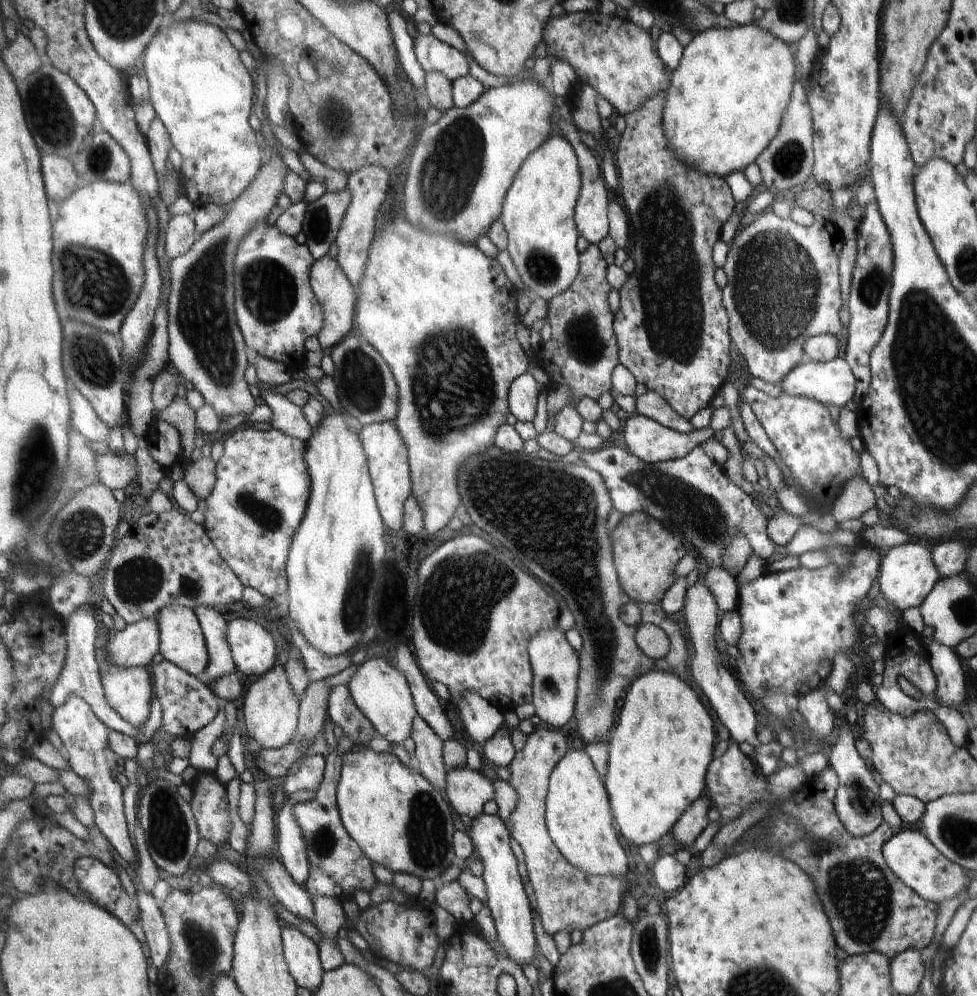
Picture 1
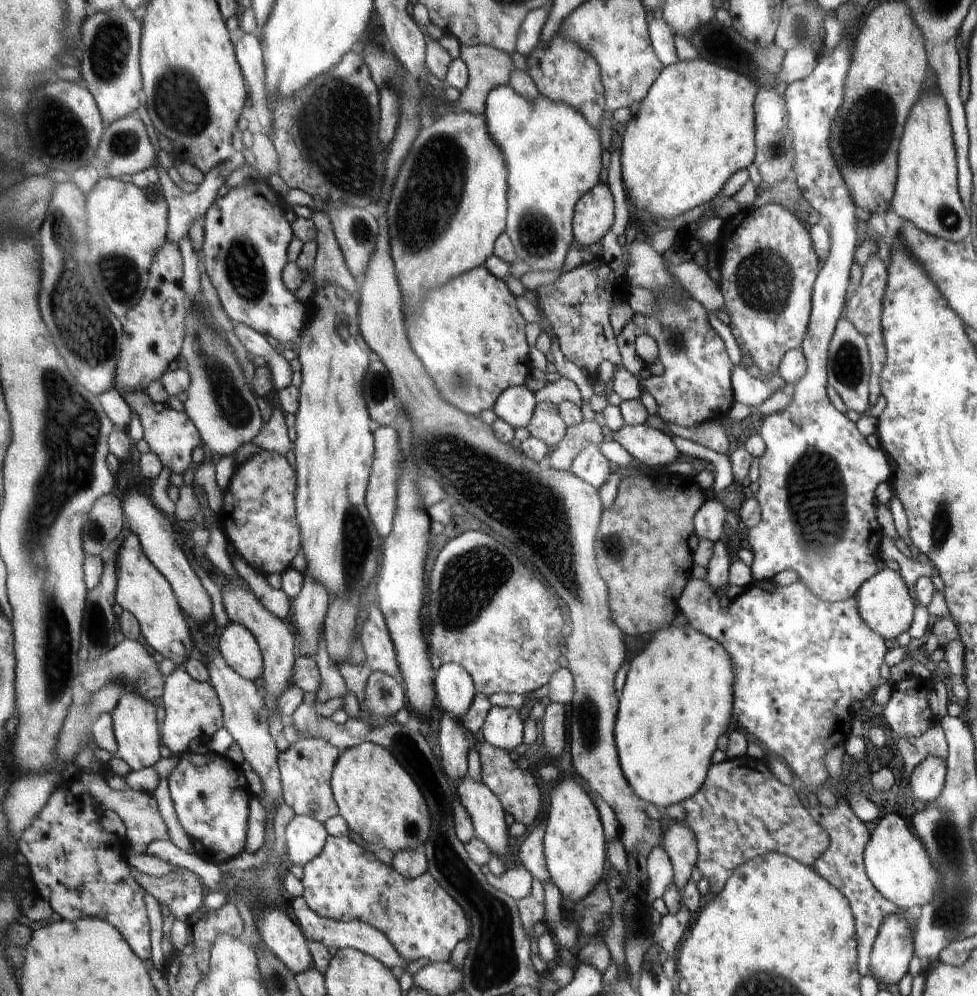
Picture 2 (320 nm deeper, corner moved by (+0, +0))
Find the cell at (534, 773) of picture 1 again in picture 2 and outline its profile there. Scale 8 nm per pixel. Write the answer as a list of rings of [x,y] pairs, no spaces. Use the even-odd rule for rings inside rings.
[[[552,701],[545,708],[542,716],[542,740],[550,755],[560,756],[566,746],[564,734],[564,707],[562,703]]]

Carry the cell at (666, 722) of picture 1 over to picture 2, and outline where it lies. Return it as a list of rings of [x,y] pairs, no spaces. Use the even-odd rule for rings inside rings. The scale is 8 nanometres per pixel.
[[[688,622],[683,625],[670,625],[664,627],[663,630],[656,631],[650,635],[650,642],[646,644],[646,648],[642,650],[638,655],[631,659],[627,671],[627,677],[625,678],[625,685],[621,690],[619,697],[619,711],[617,714],[615,724],[615,739],[616,744],[620,744],[619,751],[619,763],[622,765],[624,776],[627,777],[628,784],[634,789],[635,793],[646,803],[652,802],[657,807],[666,808],[671,804],[680,802],[684,799],[688,799],[694,796],[696,792],[703,786],[707,772],[710,770],[710,758],[712,758],[712,752],[716,750],[716,740],[720,734],[724,734],[728,730],[728,724],[730,724],[730,718],[732,716],[732,686],[734,686],[734,680],[736,680],[736,674],[734,674],[734,664],[732,664],[731,654],[728,656],[727,649],[720,644],[719,641],[714,640],[710,636],[706,636],[704,633],[698,632]]]

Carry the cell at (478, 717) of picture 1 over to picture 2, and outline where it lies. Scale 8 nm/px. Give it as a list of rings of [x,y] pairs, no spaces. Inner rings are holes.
[[[443,663],[436,671],[436,700],[454,718],[464,716],[476,693],[473,678],[461,664]]]

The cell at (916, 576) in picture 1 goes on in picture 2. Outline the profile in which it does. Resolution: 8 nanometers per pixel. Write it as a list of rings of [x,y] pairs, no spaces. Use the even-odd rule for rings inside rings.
[[[887,567],[880,569],[880,572],[867,580],[859,588],[858,594],[854,598],[858,601],[858,610],[866,624],[888,640],[898,638],[900,633],[906,632],[912,624],[912,608],[914,608],[912,604],[914,604],[914,600],[910,596],[910,590],[904,584],[900,574]]]

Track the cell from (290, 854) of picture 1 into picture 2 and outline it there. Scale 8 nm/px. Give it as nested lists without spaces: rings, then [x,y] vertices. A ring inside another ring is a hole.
[[[295,815],[286,826],[285,850],[294,865],[304,866],[322,852],[328,833],[325,825],[306,815]]]

